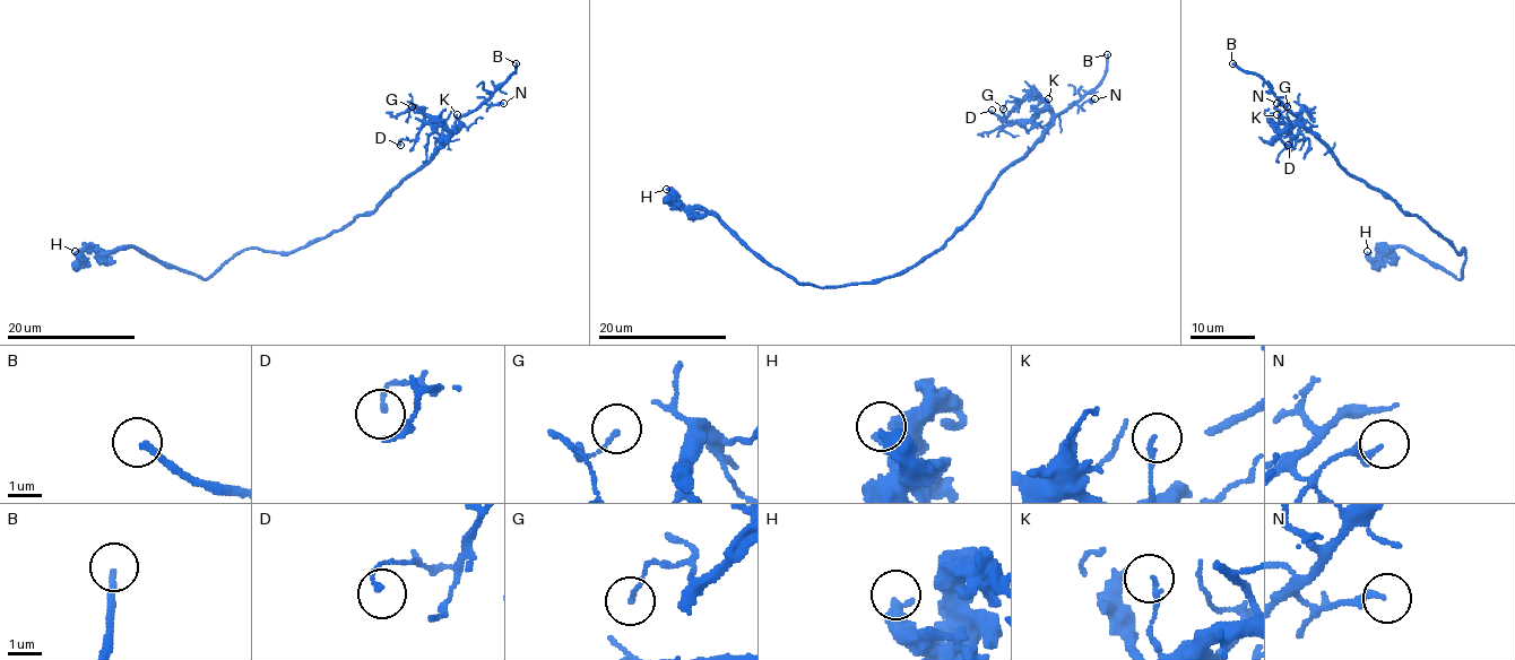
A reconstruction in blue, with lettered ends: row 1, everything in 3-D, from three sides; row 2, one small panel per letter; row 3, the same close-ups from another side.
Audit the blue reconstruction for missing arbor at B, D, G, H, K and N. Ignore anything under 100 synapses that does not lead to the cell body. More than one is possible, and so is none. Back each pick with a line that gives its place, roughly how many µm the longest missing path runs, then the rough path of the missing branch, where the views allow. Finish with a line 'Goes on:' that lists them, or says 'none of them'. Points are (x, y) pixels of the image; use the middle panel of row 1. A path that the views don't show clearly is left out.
B: Place: (1107, 54). Missing length about 40 µm
Goes on: B

